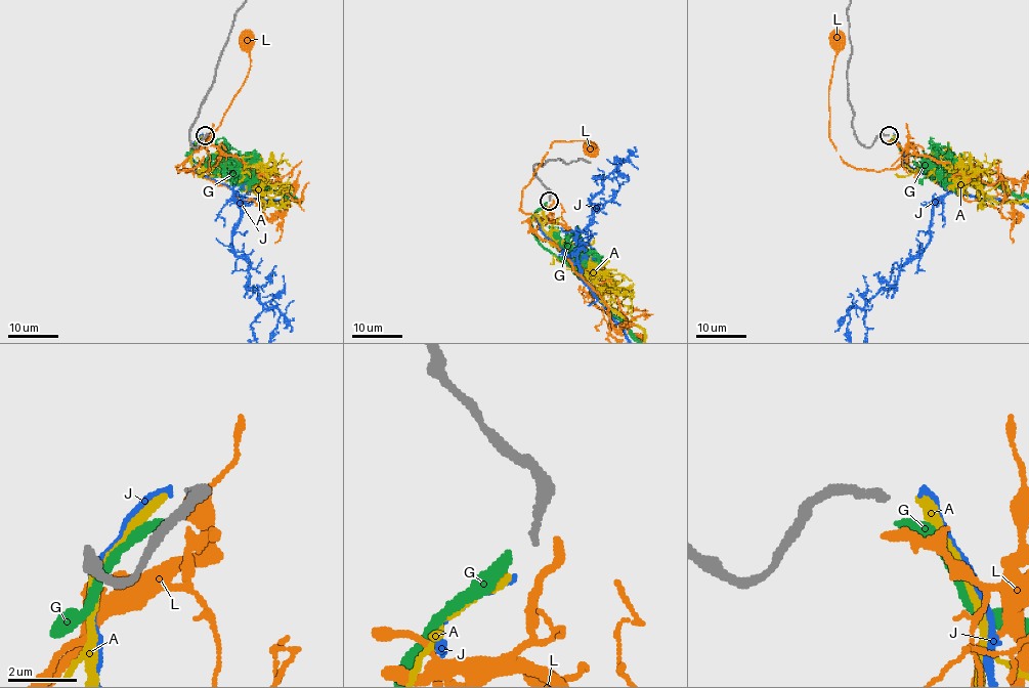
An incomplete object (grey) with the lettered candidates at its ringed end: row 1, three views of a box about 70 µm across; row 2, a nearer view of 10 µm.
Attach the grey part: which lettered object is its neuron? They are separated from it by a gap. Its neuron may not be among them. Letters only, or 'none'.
G

